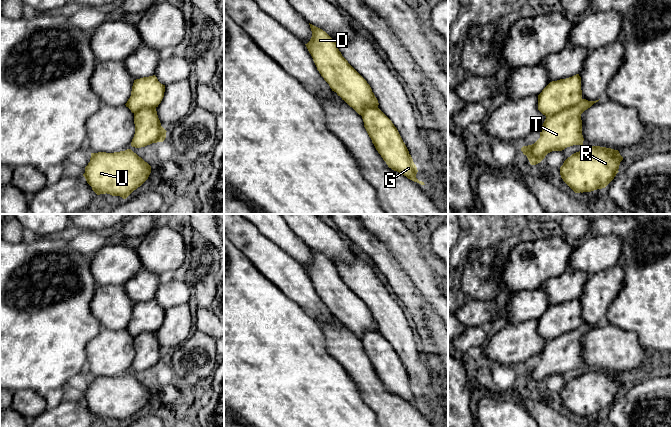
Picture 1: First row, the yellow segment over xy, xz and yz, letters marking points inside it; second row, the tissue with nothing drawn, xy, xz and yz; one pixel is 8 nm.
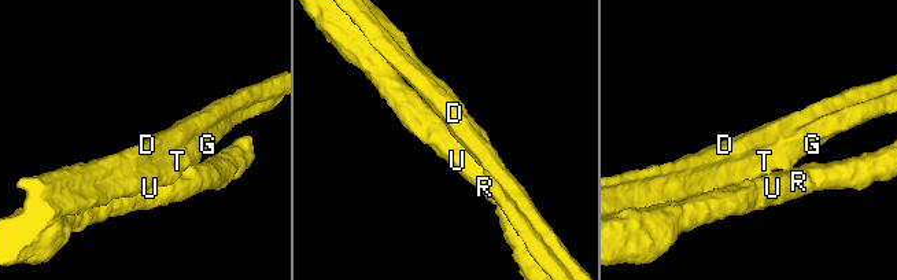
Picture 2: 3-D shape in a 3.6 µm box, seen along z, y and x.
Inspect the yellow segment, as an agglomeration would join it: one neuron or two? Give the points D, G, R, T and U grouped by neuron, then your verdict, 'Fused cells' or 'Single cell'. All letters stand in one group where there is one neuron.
Groups: D / G R T U. Fused cells

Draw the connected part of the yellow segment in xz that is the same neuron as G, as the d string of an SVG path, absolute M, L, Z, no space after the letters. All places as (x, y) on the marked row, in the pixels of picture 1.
M366 107L361 116L372 143L388 167L425 185L416 178L417 167L392 121L377 107Z

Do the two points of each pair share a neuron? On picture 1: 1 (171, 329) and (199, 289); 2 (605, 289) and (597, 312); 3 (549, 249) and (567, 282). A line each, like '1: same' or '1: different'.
1: different
2: same
3: different

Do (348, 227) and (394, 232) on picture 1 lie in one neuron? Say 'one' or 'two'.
one

